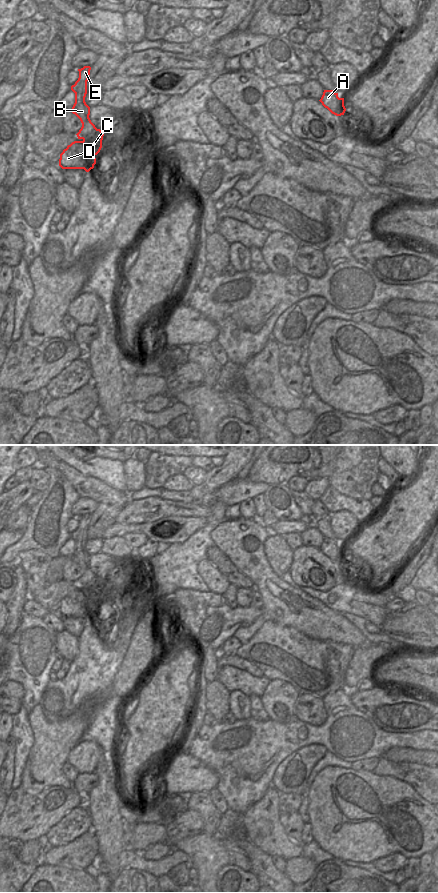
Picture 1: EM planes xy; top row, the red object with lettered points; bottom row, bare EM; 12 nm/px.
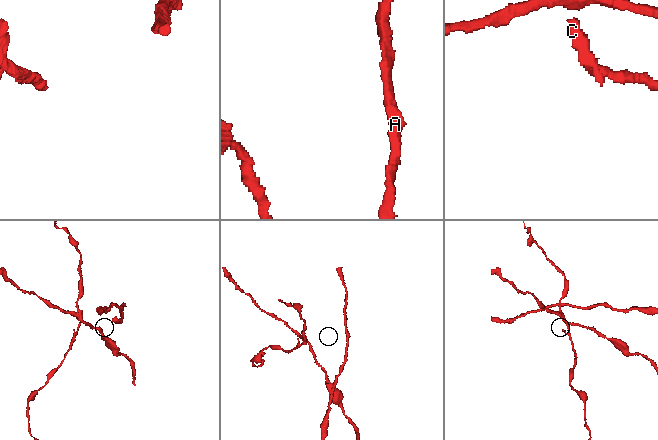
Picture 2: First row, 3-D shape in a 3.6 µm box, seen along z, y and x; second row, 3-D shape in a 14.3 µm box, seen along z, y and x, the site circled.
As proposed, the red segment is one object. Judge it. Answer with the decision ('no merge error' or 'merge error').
merge error

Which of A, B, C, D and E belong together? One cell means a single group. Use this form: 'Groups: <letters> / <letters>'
Groups: A B C E / D.

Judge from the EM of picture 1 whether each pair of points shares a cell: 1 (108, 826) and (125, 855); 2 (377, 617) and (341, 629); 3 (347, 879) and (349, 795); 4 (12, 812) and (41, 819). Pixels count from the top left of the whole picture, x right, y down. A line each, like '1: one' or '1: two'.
1: two
2: two
3: two
4: one

